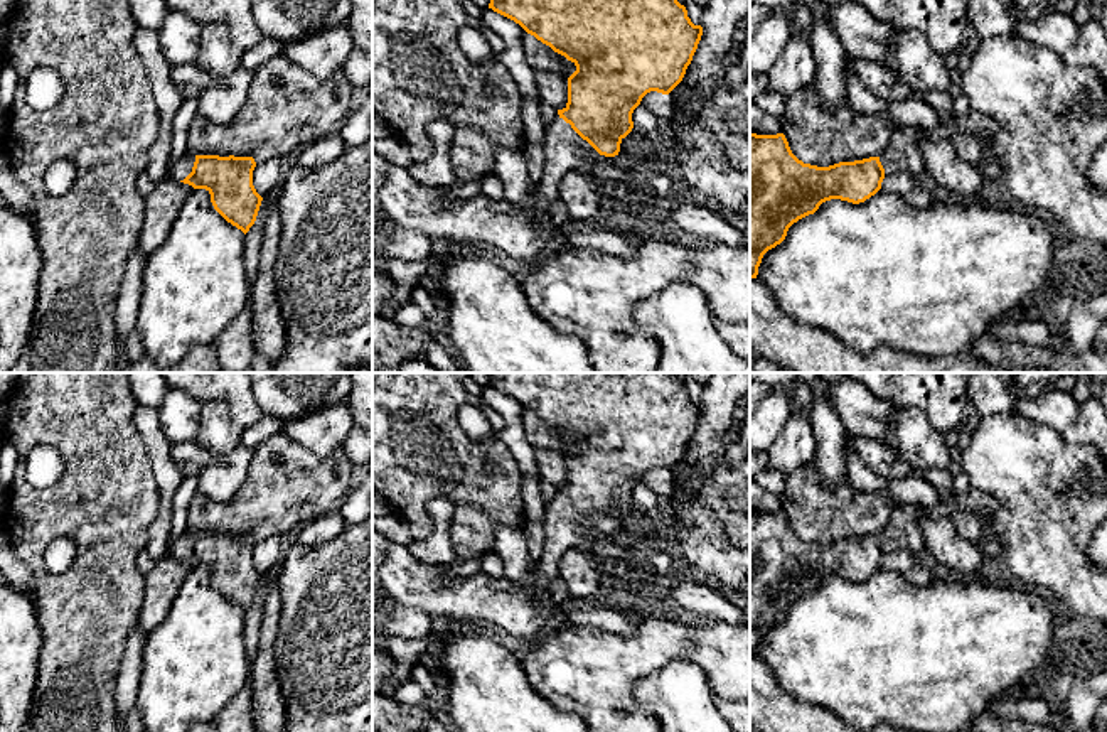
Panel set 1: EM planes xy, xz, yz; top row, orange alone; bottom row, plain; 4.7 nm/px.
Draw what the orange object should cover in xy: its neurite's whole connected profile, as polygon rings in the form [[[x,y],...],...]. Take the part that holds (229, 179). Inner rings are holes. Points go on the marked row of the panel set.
[[[185,152],[168,167],[168,177],[206,189],[214,209],[244,234],[254,224],[263,197],[253,186],[253,157],[194,155]]]

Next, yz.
[[[977,113],[952,118],[935,128],[903,126],[880,157],[829,167],[799,160],[783,133],[750,133],[750,278],[757,278],[763,255],[785,240],[789,228],[814,214],[822,202],[864,202],[891,172],[922,179],[927,172],[922,138],[957,143],[960,135],[971,135],[987,153],[996,128],[992,120]]]

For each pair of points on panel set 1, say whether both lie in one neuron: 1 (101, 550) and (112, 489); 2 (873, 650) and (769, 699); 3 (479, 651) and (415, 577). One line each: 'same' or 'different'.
1: same
2: different
3: different

